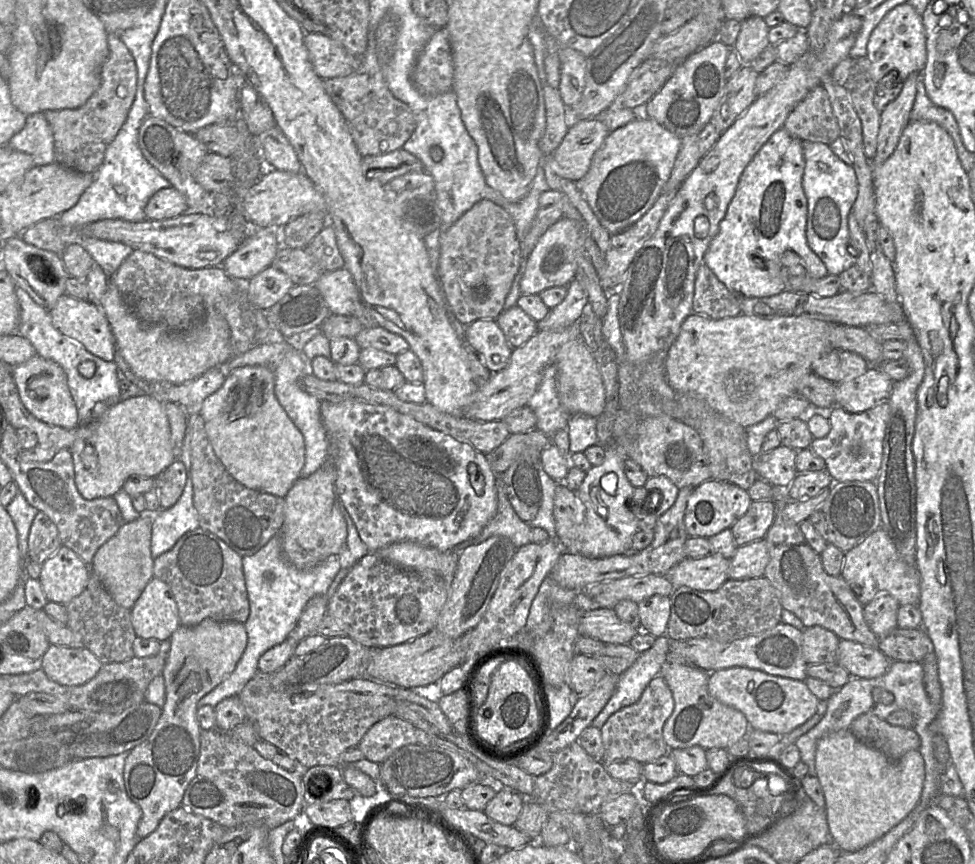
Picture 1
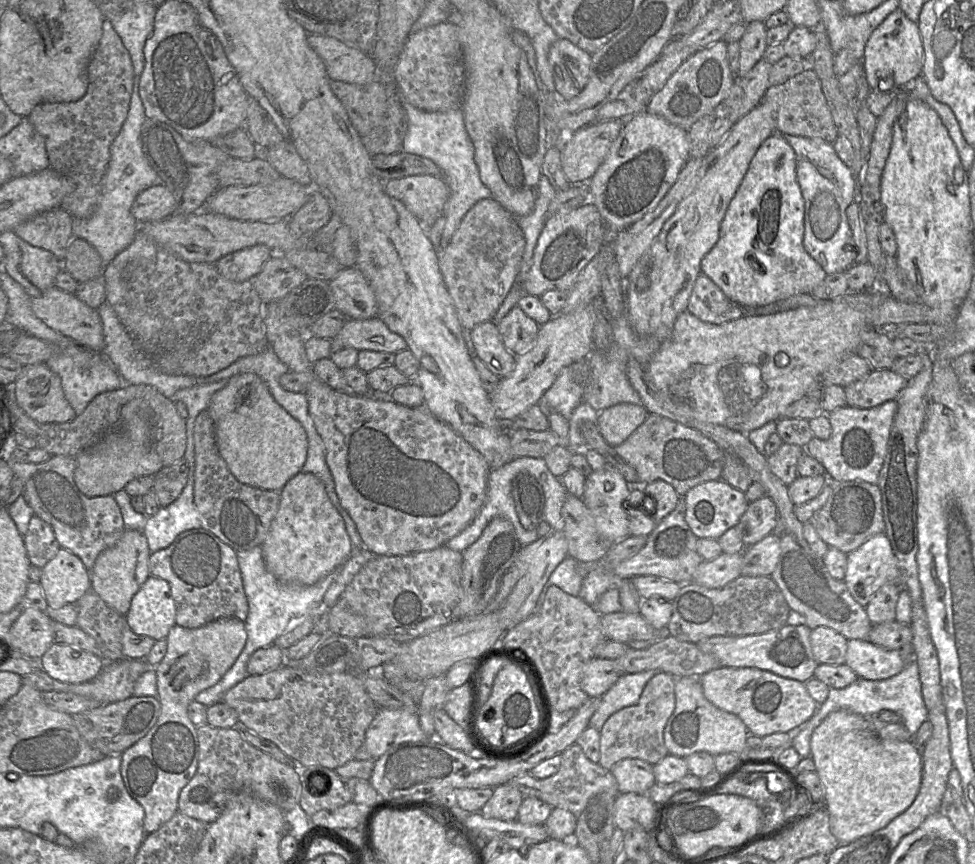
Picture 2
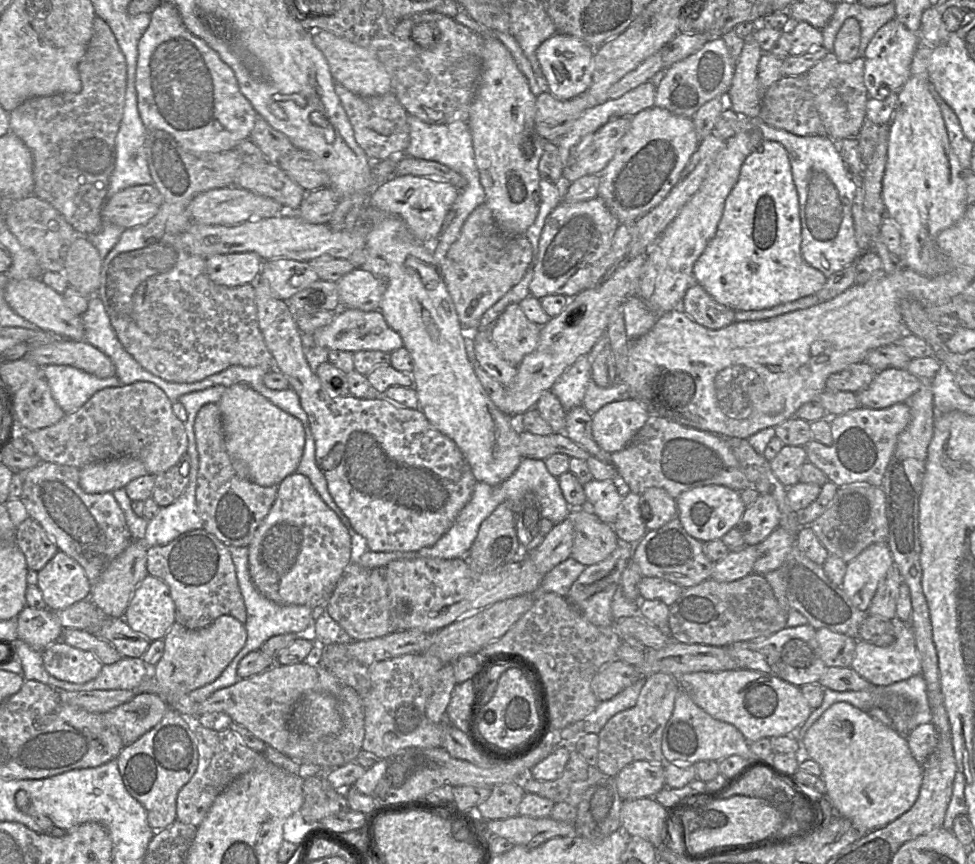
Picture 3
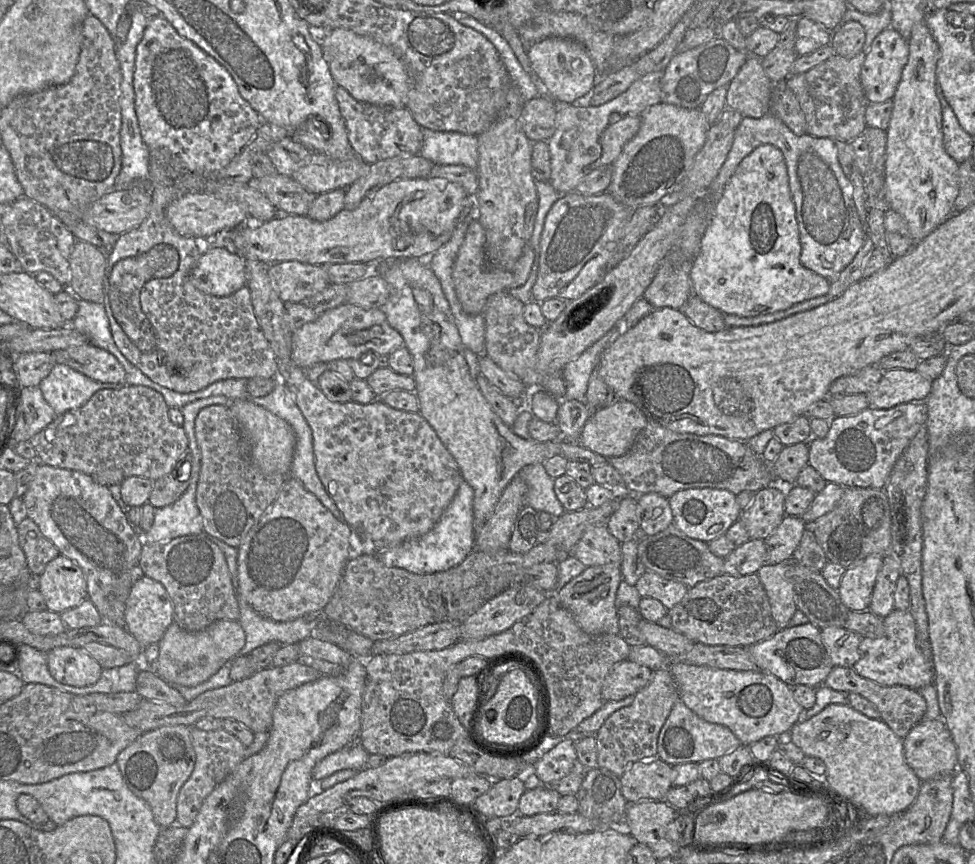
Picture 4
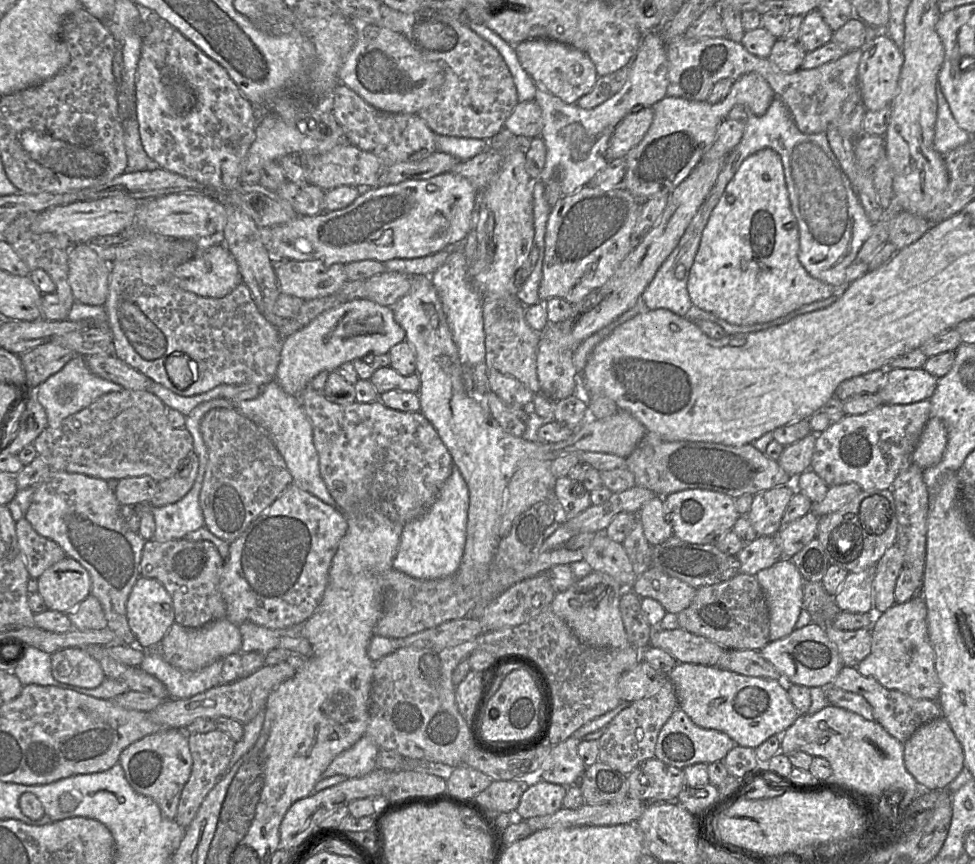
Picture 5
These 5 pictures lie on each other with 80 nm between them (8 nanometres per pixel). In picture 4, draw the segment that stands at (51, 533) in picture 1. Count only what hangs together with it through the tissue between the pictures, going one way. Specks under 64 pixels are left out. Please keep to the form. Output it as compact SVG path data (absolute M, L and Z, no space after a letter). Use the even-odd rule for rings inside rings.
M25 518L17 526L18 541L25 554L27 566L32 574L40 575L46 565L56 558L58 548L40 531L30 518Z

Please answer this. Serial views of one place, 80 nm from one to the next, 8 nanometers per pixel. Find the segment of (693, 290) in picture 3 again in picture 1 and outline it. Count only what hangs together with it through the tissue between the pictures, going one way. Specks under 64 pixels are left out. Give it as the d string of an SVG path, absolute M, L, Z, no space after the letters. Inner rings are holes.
M704 263L695 278L692 312L712 319L741 314L739 297L731 293Z

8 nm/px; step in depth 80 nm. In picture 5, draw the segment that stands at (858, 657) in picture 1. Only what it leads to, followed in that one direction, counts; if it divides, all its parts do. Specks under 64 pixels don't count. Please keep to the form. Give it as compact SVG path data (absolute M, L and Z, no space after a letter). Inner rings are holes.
M917 594L905 603L895 603L883 614L875 614L871 630L871 652L856 666L858 672L873 677L890 690L898 690L915 699L938 701L941 682L928 636L927 608L923 597Z

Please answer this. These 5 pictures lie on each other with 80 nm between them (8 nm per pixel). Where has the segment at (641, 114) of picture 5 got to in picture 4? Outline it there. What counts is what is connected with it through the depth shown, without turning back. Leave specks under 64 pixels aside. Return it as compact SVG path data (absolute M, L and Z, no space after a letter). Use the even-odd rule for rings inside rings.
M624 116L619 121L611 123L601 138L602 153L590 165L590 171L601 166L611 165L620 155L624 145L637 134L640 125L640 116Z

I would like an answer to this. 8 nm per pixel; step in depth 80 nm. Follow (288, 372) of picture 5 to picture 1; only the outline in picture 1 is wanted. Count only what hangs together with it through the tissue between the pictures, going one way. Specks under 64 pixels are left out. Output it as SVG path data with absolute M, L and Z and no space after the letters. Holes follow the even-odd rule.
M380 326L363 328L354 339L361 349L372 347L396 356L410 348L403 337Z

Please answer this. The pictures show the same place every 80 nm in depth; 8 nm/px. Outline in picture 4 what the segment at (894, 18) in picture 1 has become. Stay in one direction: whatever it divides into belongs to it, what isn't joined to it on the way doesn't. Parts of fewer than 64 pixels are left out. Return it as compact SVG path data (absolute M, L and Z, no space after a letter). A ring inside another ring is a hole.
M888 27L872 42L861 69L861 84L868 103L891 100L909 55L908 40Z

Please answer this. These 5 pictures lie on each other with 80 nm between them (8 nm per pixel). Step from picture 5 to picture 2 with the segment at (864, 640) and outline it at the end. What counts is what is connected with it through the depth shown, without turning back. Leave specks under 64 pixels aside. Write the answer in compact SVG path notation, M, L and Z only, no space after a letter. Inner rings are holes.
M820 626L811 631L810 642L818 665L845 664L848 639L842 634L831 628Z

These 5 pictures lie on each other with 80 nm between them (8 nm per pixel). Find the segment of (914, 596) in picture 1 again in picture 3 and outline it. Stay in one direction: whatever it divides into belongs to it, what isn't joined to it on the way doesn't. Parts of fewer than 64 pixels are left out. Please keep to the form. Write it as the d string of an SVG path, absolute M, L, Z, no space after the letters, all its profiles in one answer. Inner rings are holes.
M887 543L872 544L847 563L841 587L859 610L868 612L879 584L893 565Z

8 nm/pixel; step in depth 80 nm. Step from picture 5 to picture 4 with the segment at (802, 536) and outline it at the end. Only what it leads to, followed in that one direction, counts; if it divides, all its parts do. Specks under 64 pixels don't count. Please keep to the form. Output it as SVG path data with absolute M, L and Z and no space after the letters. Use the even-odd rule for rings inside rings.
M785 516L778 528L764 540L767 564L792 562L794 552L807 527L808 525L801 517Z

